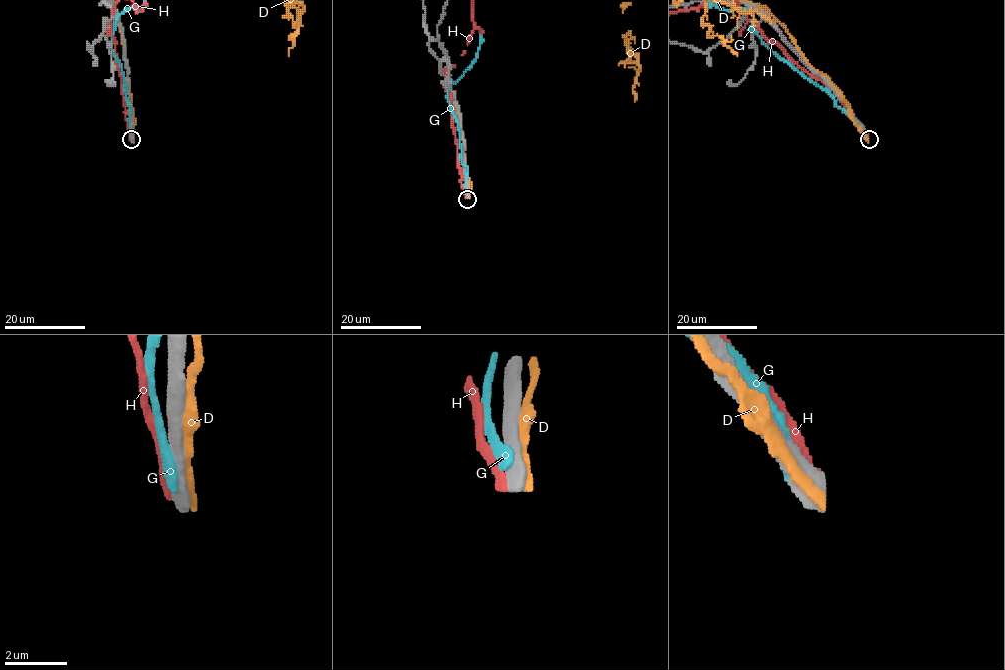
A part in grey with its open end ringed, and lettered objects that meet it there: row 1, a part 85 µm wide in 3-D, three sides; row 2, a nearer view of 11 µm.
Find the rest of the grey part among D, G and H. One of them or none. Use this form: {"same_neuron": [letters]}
{"same_neuron": []}

